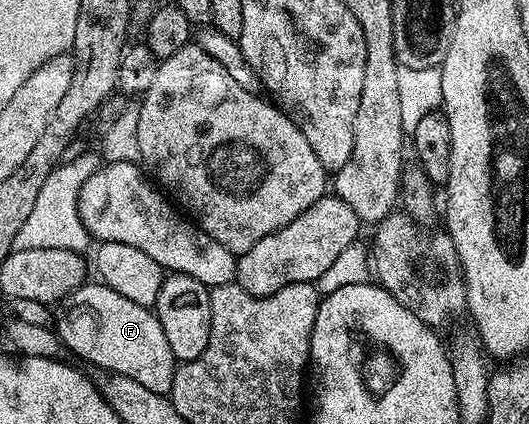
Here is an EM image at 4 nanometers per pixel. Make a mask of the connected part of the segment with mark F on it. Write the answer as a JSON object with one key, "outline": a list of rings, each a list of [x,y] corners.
{"outline":[[[103,283],[82,284],[65,300],[56,330],[67,350],[97,370],[130,377],[144,389],[167,396],[172,387],[177,359],[169,348],[168,337],[157,314],[129,301]]]}

